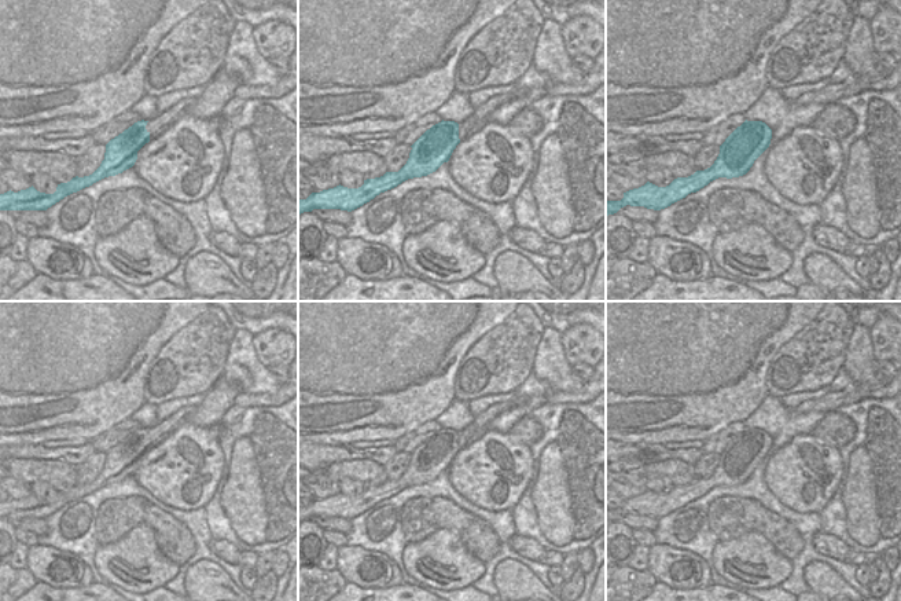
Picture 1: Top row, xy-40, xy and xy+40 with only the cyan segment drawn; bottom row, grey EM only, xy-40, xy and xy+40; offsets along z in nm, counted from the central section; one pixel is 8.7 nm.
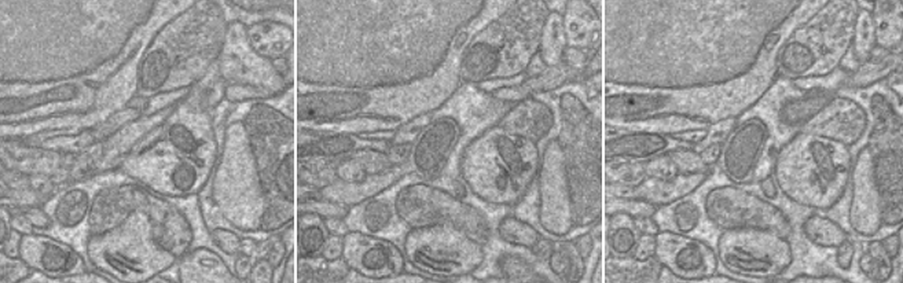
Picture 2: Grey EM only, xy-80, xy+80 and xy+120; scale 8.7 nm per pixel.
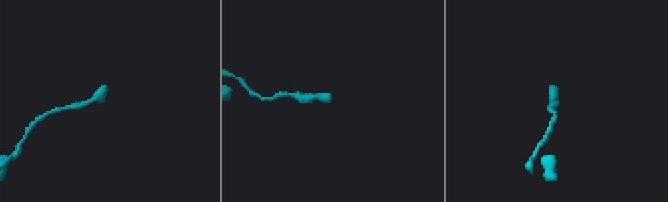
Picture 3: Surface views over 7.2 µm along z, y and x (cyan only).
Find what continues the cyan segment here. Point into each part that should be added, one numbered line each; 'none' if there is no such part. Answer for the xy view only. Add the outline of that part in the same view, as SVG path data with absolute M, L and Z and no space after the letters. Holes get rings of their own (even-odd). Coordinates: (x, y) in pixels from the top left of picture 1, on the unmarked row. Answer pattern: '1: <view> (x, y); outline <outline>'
1: xy (477, 428); outline M530 396L522 402L512 399L510 402L496 403L490 406L483 413L474 417L474 421L466 429L459 432L460 450L468 447L472 441L483 436L485 432L488 430L486 426L490 424L490 421L494 419L501 413L511 410L516 406L523 406L533 411L540 408L545 403L547 396Z

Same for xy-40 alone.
1: xy-40 (155, 435); outline M183 407L169 418L162 422L158 422L155 426L150 428L146 433L147 440L150 441L150 448L158 446L163 439L172 435L179 425L190 419L195 413L196 407Z

